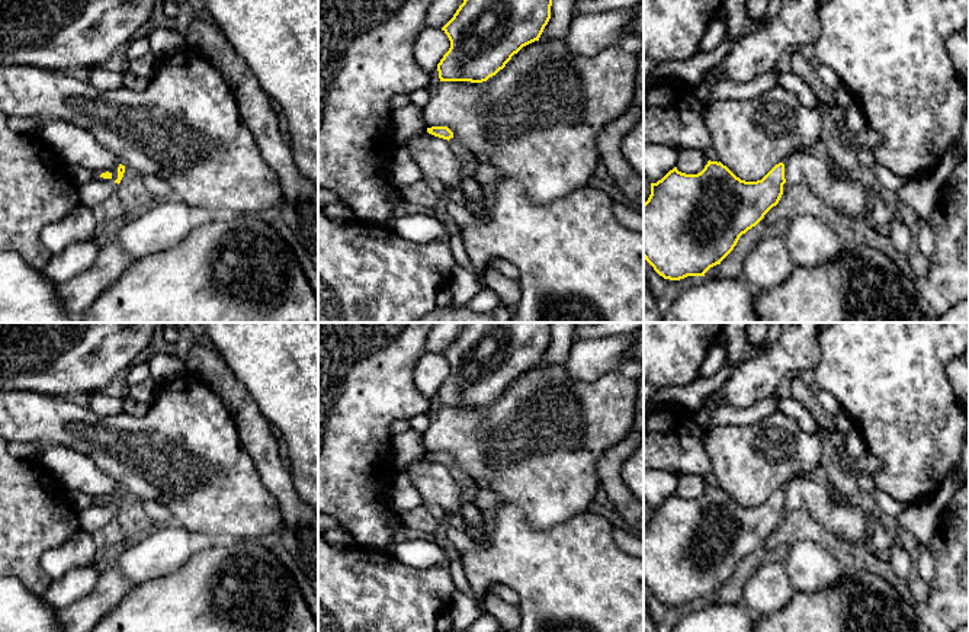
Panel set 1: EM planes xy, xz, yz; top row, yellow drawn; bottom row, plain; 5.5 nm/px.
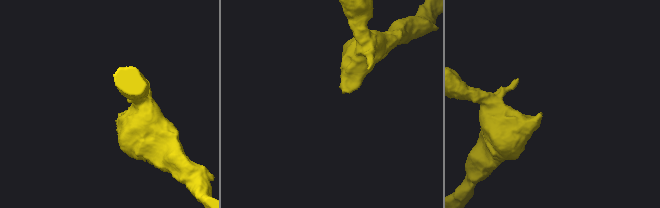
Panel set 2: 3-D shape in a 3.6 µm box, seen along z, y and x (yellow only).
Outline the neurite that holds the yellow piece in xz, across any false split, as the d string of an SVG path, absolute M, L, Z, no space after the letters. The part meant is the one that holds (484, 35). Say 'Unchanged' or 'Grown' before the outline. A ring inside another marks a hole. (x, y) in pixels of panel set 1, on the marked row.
Unchanged. M463 0L442 28L450 41L450 48L437 64L440 81L482 83L495 76L523 46L539 41L551 19L551 6L552 0Z

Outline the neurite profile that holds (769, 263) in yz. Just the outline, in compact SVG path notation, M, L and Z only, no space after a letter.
M766 234L748 250L742 276L757 291L767 291L786 280L795 266L783 238Z

